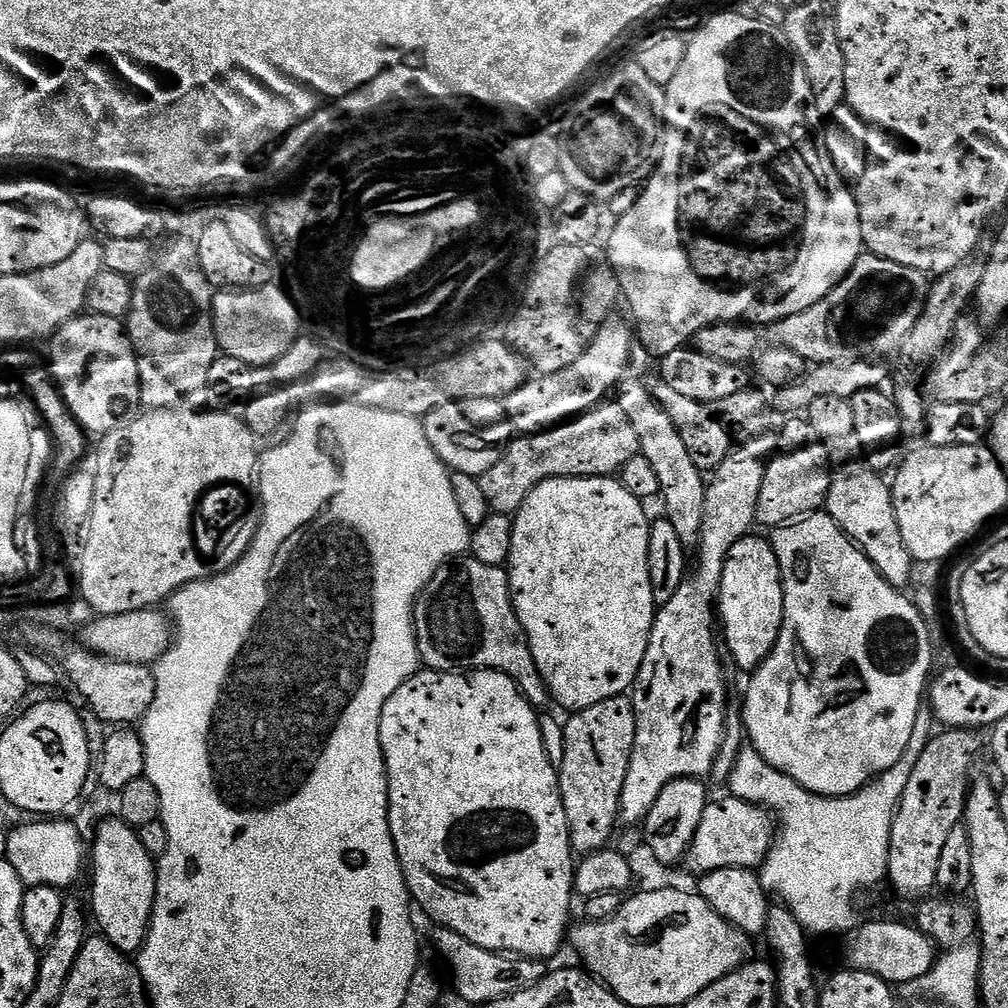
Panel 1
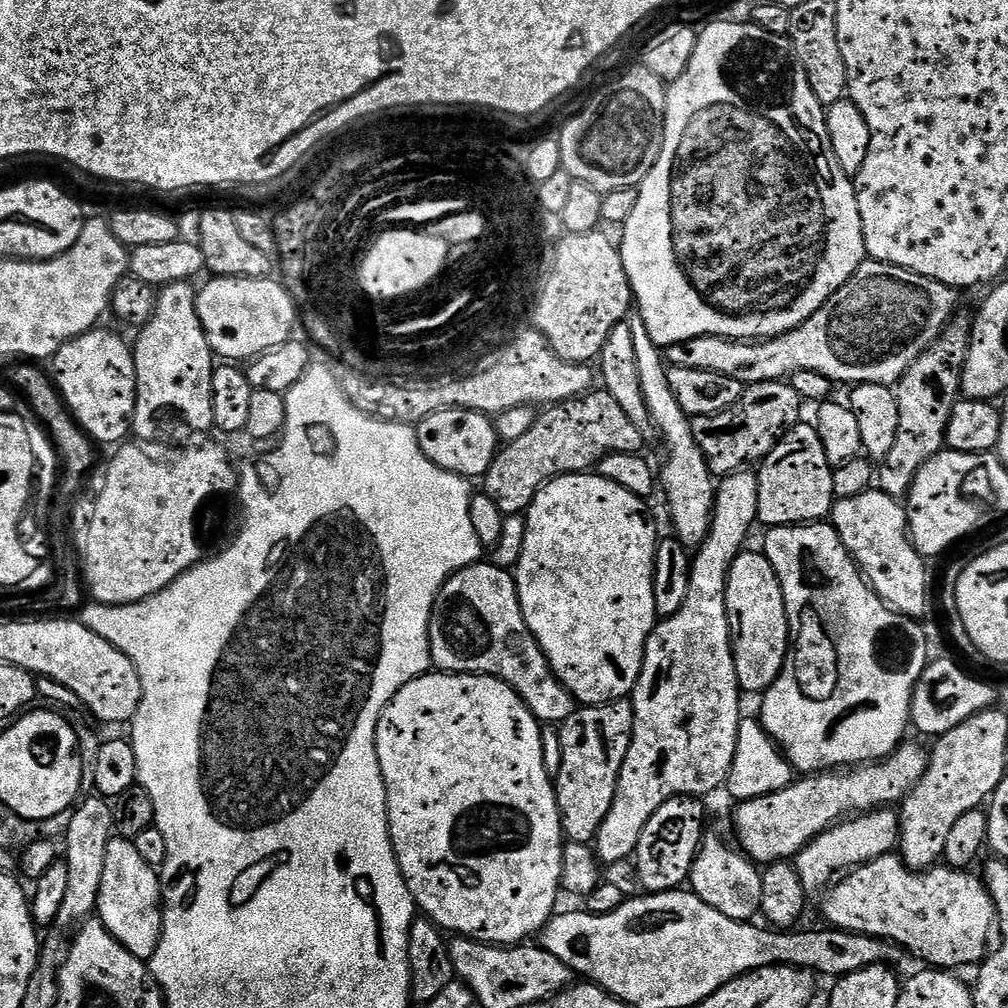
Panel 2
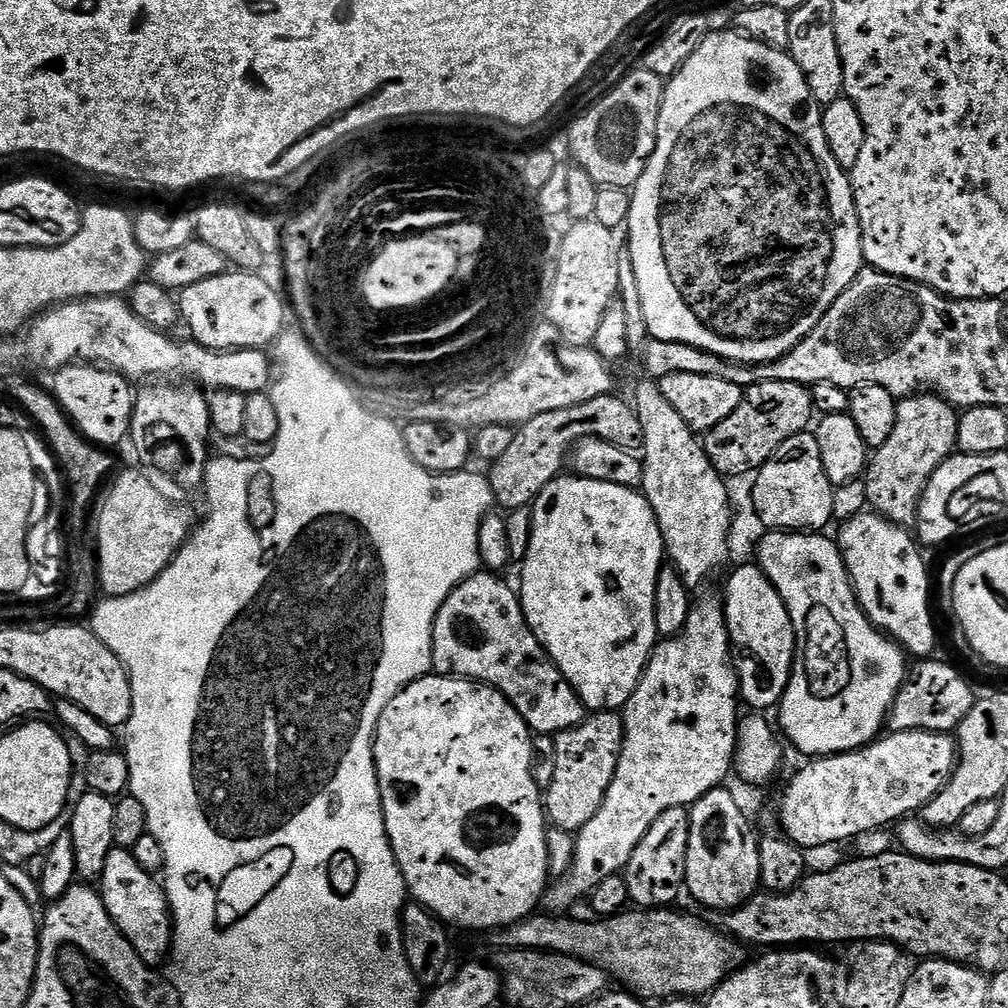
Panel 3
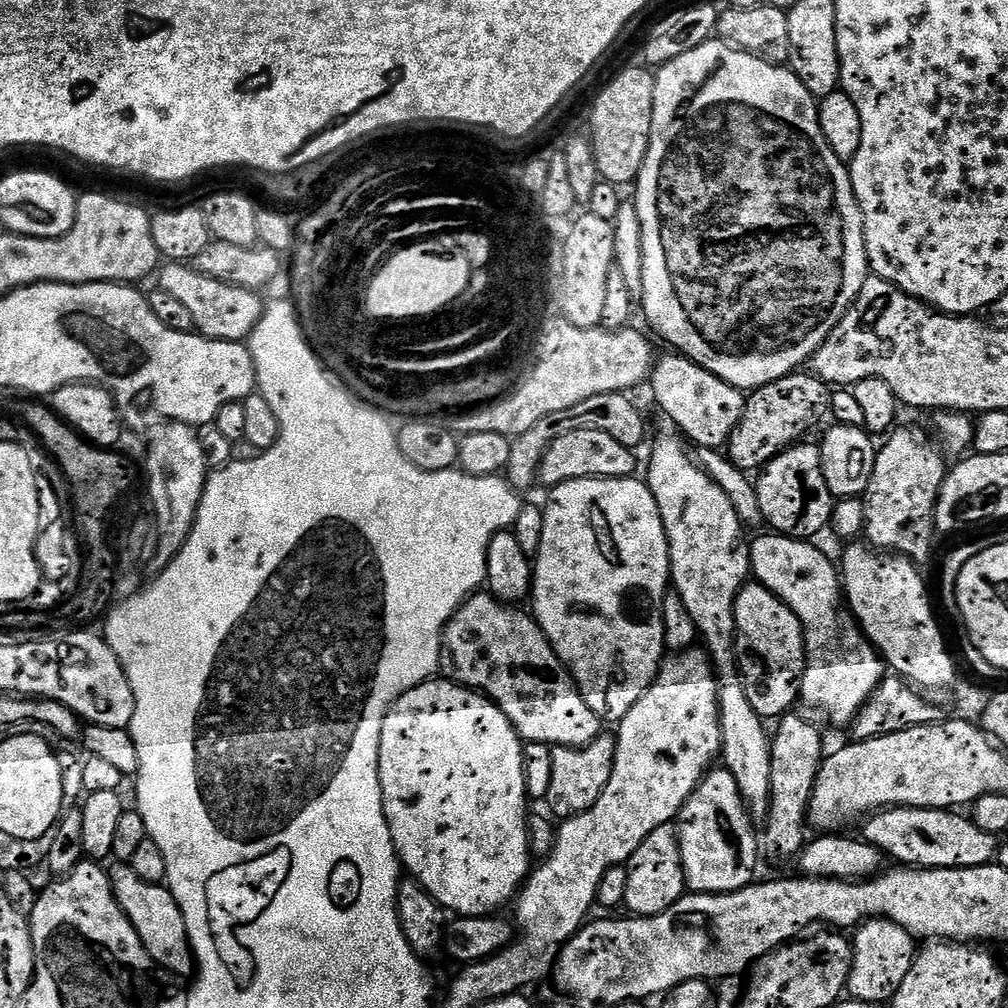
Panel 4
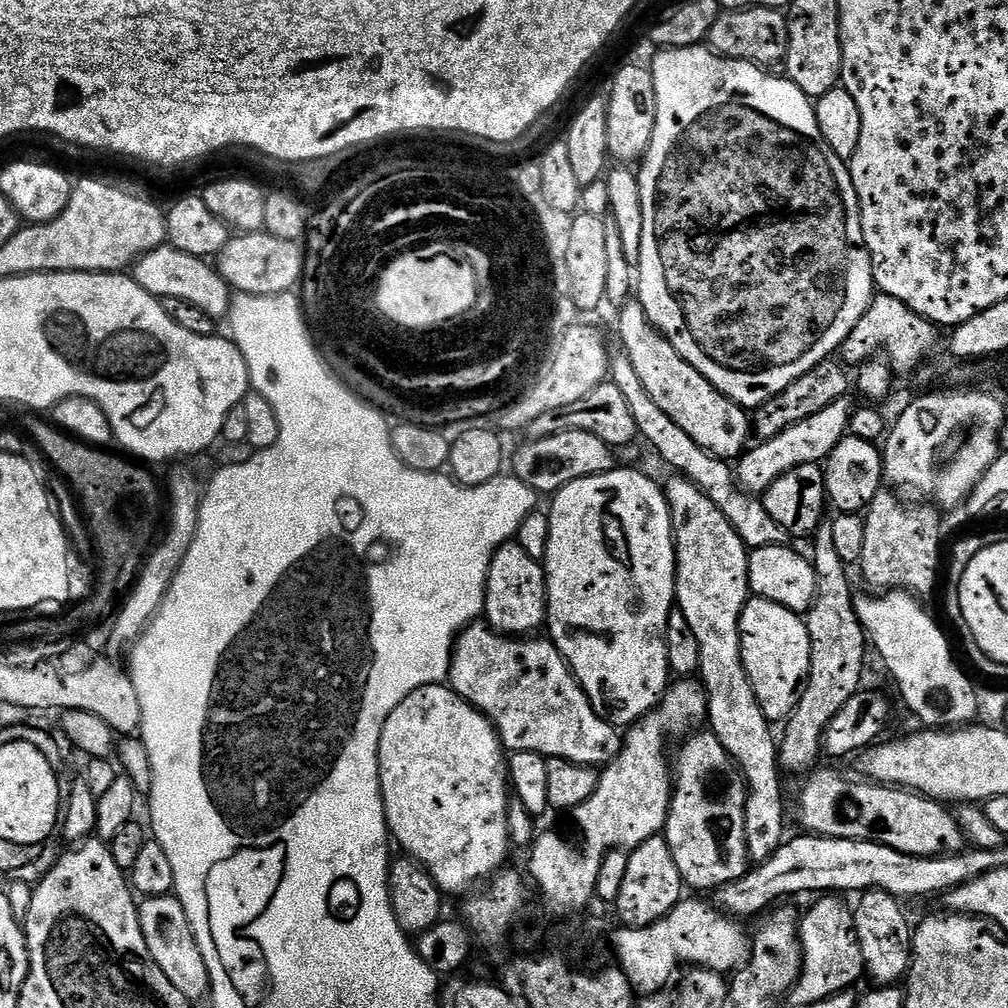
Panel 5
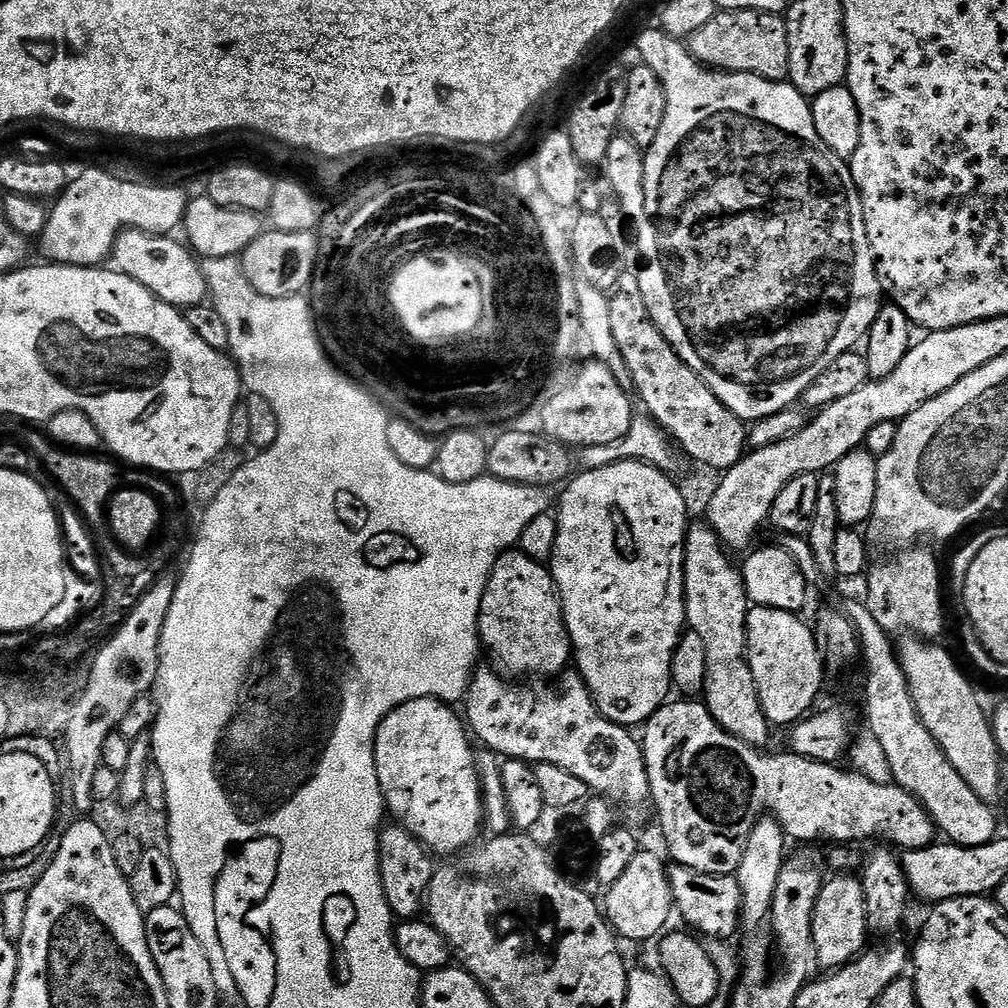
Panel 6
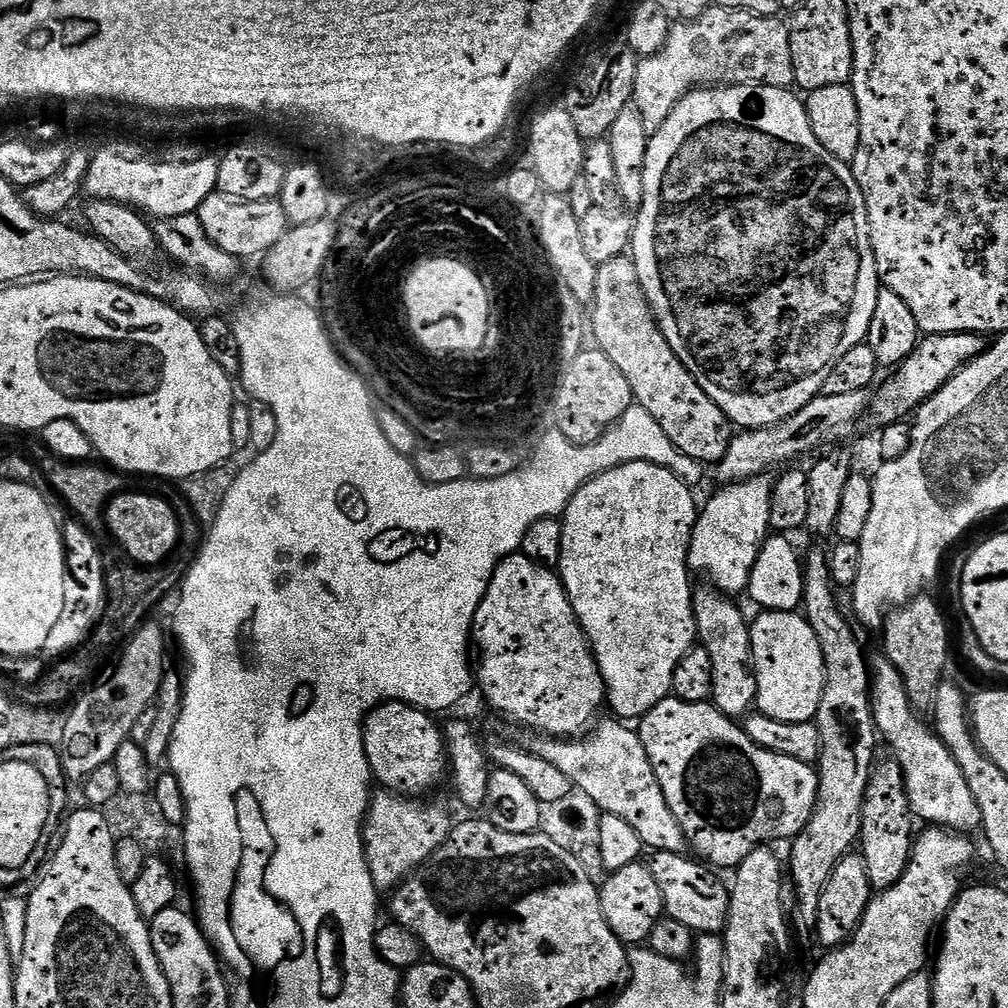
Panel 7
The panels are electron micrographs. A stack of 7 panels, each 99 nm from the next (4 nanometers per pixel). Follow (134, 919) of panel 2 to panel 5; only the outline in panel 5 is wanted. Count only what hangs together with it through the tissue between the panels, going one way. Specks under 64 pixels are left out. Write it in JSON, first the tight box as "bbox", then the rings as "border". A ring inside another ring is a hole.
{"bbox":[138,895,210,994],"border":[[[175,895],[149,896],[141,899],[138,904],[140,910],[140,925],[142,926],[142,938],[146,938],[146,950],[154,962],[170,978],[170,982],[180,992],[193,994],[192,992],[207,993],[210,988],[208,967],[206,958],[202,958],[202,950],[194,938],[194,930],[186,918],[186,910],[182,902]]]}

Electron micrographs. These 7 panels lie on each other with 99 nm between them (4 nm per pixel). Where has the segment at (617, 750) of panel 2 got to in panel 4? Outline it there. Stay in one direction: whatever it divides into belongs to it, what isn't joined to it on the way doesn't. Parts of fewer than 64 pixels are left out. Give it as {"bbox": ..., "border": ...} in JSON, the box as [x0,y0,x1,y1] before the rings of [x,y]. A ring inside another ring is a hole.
{"bbox":[546,734,616,821],"border":[[[602,734],[594,742],[581,748],[553,747],[554,775],[550,778],[550,794],[546,801],[546,807],[553,812],[551,815],[560,816],[561,821],[566,821],[572,816],[590,810],[594,802],[602,798],[602,790],[606,790],[606,782],[610,782],[615,753],[616,737],[612,734]]]}

